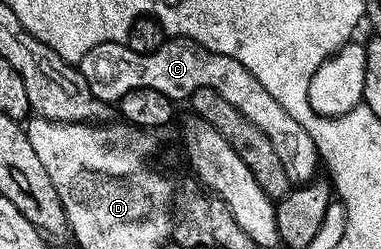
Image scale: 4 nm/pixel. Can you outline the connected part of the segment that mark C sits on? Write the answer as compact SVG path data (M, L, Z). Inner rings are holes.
M190 40L167 41L171 42L164 41L151 54L143 55L138 55L119 42L103 42L95 46L81 59L81 73L87 79L90 94L103 103L115 104L130 90L157 88L157 92L166 98L187 100L193 92L208 86L229 100L229 104L241 111L254 126L261 128L265 136L269 136L277 157L285 167L285 176L291 183L307 184L312 181L315 175L311 174L321 170L319 149L311 130L303 127L292 111L273 100L273 96L269 96L263 85L237 59L216 54Z

